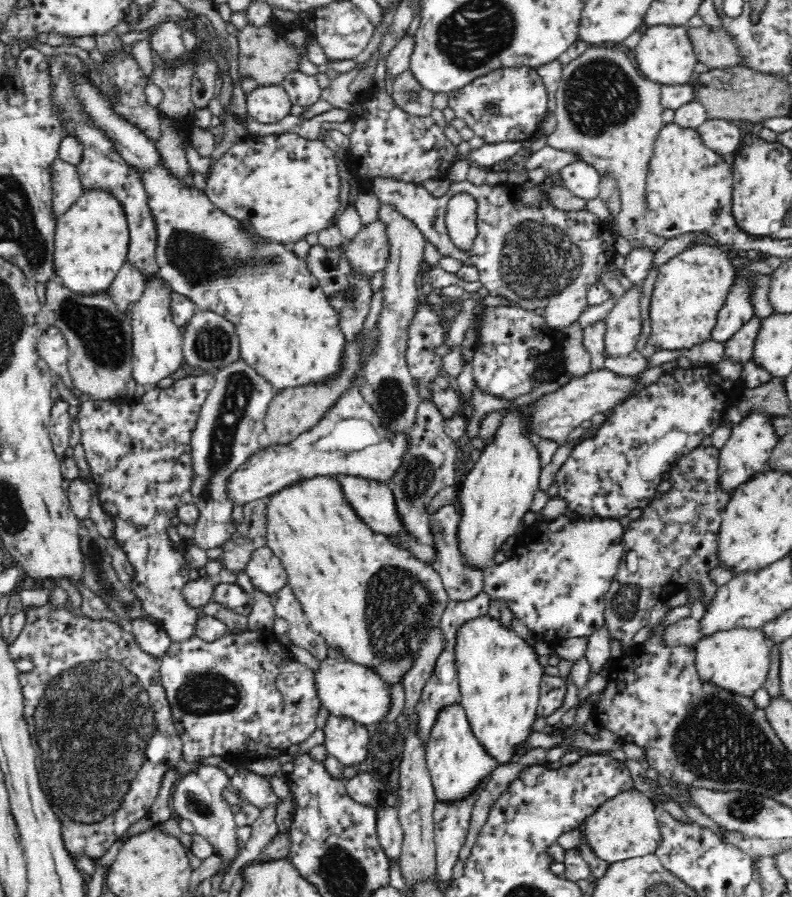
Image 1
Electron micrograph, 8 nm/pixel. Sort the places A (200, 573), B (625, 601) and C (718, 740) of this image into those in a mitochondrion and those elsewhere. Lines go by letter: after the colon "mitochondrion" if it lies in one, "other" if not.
A: other
B: mitochondrion
C: mitochondrion

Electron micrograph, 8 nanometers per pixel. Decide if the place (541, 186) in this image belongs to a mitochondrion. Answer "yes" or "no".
no

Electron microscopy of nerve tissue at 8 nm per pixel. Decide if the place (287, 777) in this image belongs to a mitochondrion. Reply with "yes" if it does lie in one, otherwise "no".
no

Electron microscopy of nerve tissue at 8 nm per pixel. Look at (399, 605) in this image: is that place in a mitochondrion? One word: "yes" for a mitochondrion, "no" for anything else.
yes

